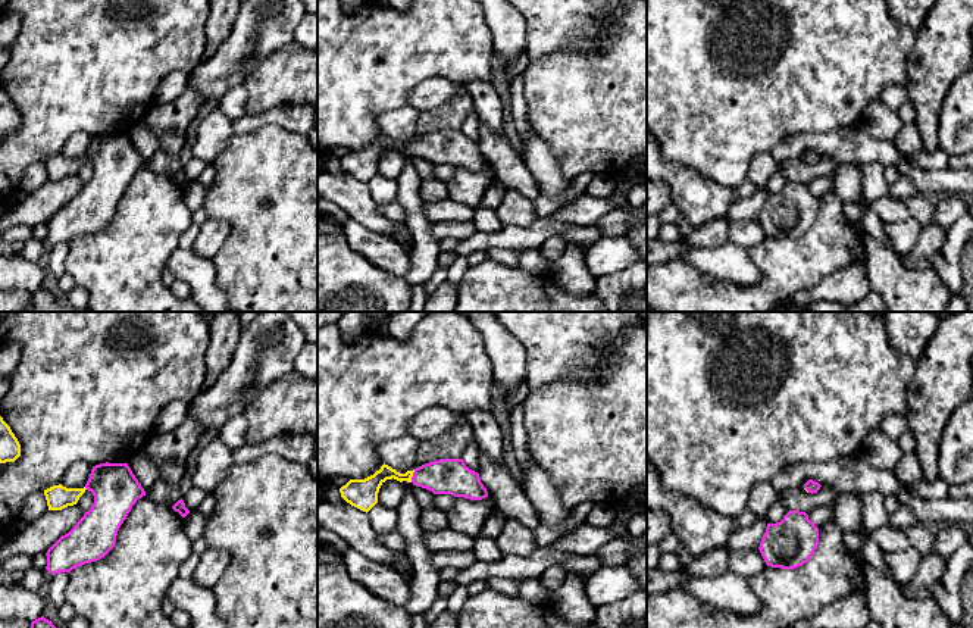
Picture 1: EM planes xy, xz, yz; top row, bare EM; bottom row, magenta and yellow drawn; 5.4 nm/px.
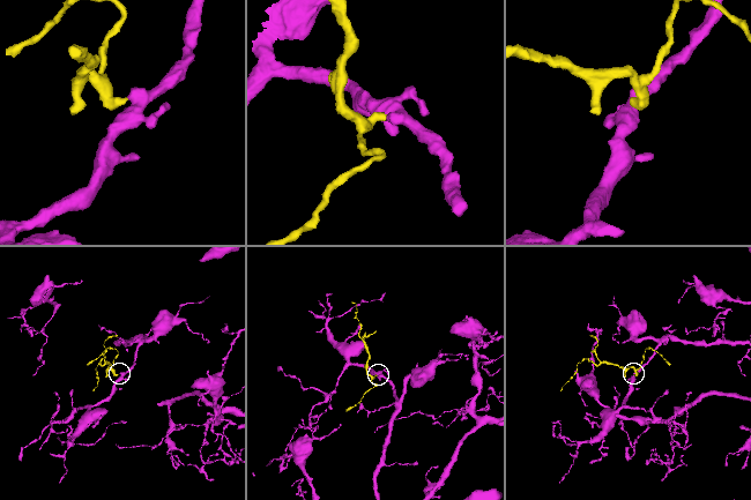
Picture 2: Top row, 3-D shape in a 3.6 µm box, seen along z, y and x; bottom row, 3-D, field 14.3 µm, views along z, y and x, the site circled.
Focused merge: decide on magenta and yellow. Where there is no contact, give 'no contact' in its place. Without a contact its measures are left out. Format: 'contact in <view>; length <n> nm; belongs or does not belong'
contact in xz; length 80 nm; belongs

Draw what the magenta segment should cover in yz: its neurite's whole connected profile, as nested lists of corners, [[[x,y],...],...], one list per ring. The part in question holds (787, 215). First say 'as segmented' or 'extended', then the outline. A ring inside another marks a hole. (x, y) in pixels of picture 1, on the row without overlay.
as segmented; [[[789,181],[780,193],[767,194],[760,224],[767,237],[795,240],[808,232],[819,215],[819,199],[805,182]]]

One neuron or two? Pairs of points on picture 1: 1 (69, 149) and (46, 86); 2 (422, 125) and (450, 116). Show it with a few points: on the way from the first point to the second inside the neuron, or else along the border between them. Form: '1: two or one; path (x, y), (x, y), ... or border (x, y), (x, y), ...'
1: two; border (91, 136), (77, 131), (59, 153)
2: one; path (429, 121), (443, 118)

